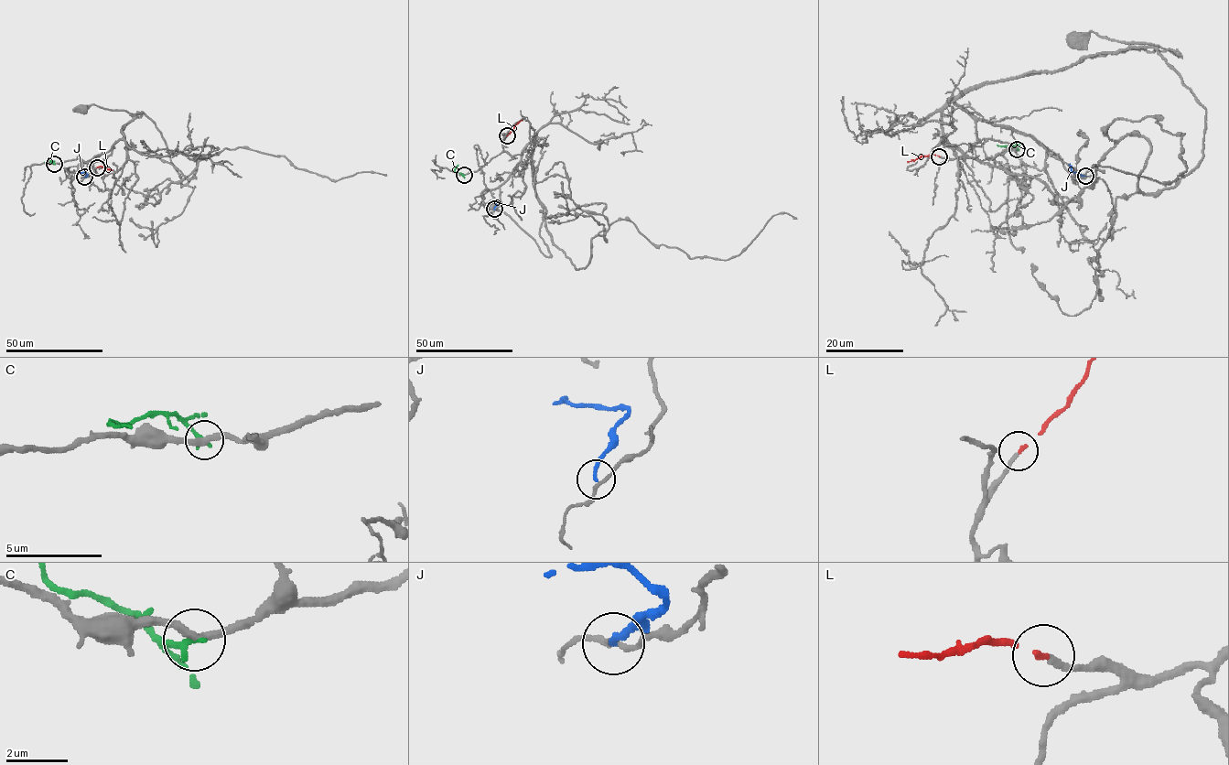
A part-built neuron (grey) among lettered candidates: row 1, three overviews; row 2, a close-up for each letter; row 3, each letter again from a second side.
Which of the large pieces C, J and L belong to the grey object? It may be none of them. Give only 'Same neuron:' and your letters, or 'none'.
Same neuron: L

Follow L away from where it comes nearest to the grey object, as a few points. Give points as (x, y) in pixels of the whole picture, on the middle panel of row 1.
L: (507, 135), (522, 120)

